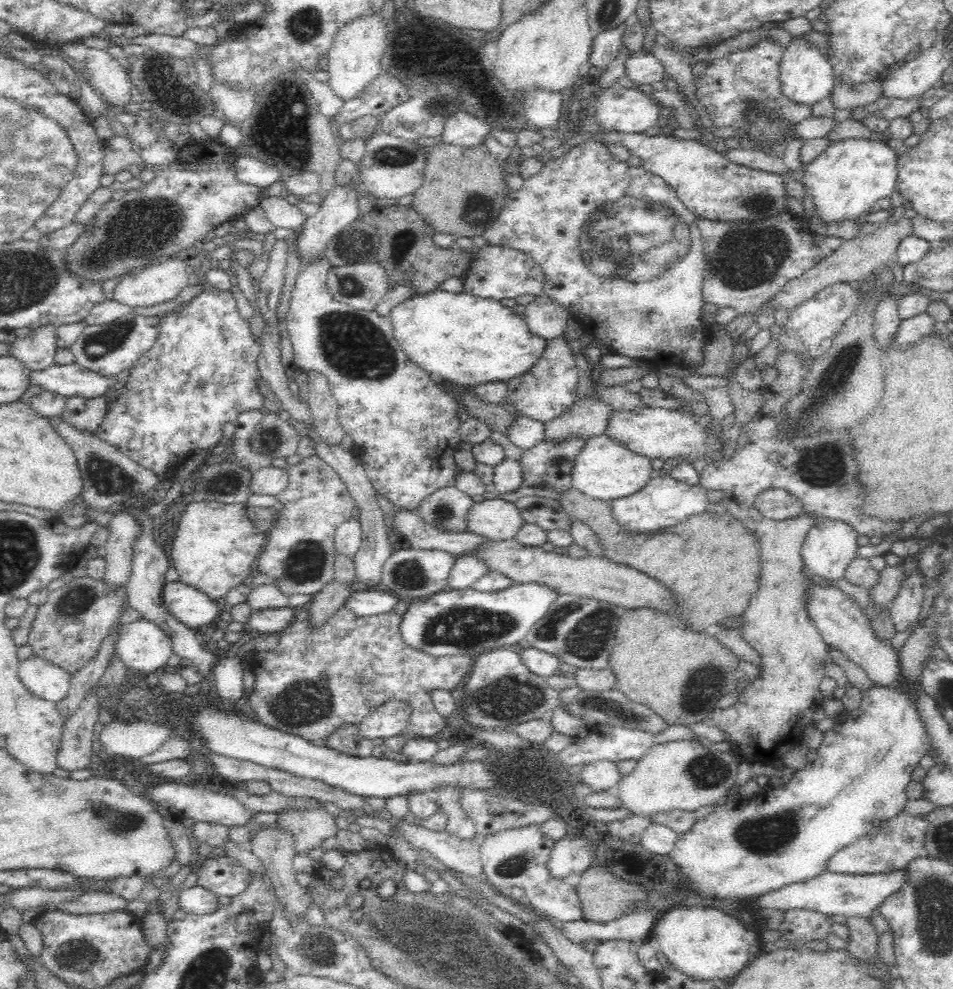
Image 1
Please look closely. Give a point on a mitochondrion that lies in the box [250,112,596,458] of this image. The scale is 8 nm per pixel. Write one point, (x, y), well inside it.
(357, 347)

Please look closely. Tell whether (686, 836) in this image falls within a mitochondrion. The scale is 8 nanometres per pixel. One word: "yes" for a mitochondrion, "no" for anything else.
no

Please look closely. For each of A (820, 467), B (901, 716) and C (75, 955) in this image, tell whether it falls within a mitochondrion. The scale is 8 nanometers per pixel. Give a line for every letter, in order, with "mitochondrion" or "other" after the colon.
A: mitochondrion
B: other
C: mitochondrion

